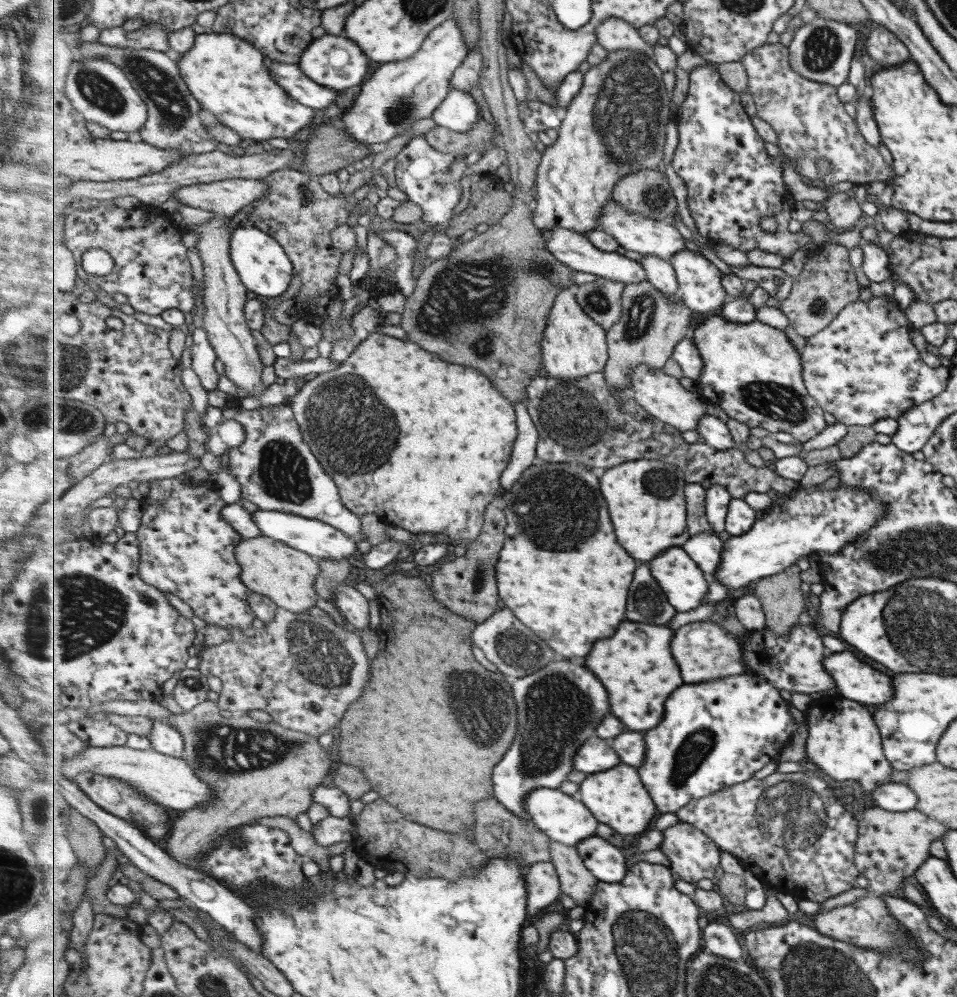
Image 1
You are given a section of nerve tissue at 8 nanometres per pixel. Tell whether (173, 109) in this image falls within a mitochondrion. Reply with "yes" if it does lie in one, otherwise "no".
yes

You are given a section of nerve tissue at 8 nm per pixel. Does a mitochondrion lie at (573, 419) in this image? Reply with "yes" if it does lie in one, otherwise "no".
yes

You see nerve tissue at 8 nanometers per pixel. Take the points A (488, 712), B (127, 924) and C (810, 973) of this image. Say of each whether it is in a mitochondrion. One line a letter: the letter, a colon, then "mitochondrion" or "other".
A: mitochondrion
B: other
C: mitochondrion

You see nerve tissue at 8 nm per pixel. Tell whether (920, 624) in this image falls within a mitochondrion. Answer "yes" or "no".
yes

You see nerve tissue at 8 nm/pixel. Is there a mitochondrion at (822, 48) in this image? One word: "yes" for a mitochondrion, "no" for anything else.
yes

